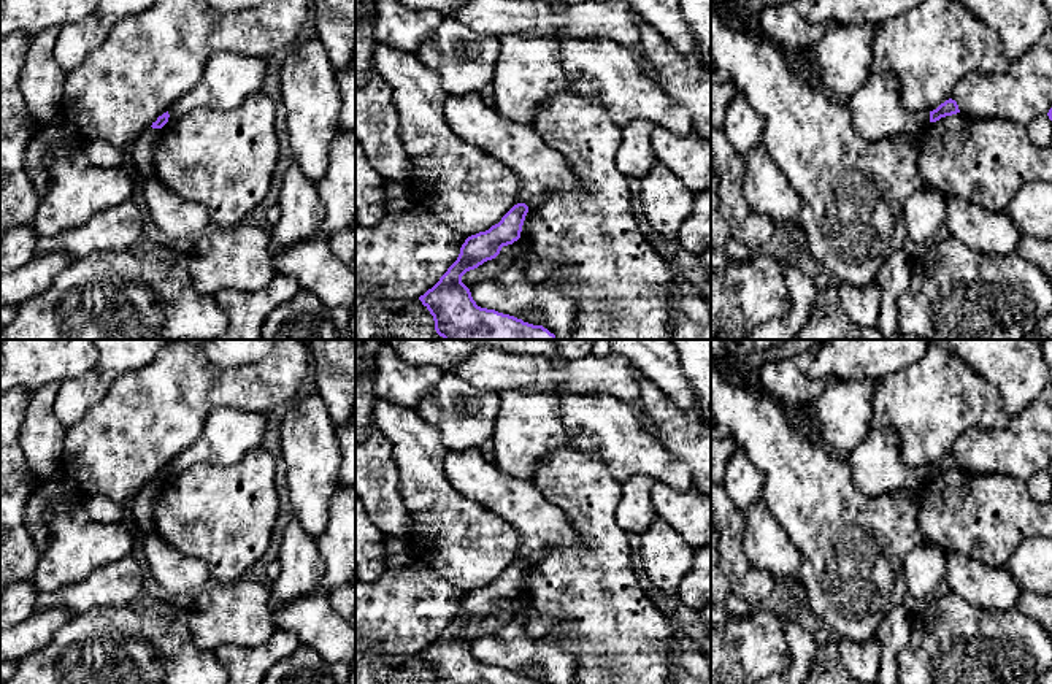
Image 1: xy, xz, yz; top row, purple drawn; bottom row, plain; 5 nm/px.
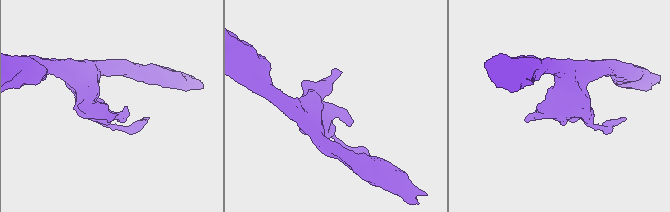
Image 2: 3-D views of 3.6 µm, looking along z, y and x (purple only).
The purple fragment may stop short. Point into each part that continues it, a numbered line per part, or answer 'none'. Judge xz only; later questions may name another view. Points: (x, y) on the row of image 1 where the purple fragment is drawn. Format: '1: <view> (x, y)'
none

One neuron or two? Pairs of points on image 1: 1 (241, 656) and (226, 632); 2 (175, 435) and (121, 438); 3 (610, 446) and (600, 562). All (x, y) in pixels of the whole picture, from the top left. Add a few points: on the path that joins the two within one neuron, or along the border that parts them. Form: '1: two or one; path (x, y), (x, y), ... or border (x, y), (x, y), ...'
1: two; border (270, 635), (259, 645), (221, 645), (215, 651)
2: one; path (162, 435), (134, 435)
3: two; border (576, 448), (594, 454), (621, 483)

